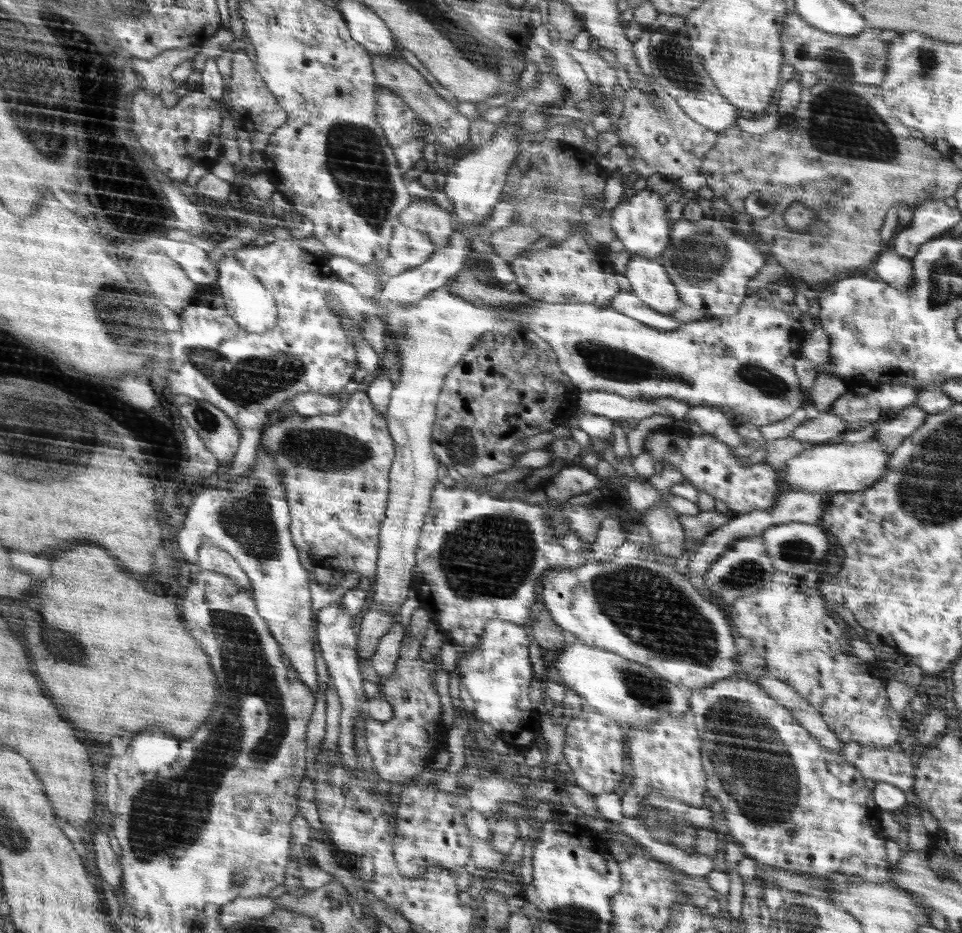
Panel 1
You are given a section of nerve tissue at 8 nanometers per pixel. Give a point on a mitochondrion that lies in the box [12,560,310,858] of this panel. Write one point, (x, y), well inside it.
(57, 641)

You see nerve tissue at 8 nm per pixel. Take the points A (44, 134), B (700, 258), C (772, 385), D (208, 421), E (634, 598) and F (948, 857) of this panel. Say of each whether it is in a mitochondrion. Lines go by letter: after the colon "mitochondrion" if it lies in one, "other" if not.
A: mitochondrion
B: mitochondrion
C: mitochondrion
D: mitochondrion
E: mitochondrion
F: other

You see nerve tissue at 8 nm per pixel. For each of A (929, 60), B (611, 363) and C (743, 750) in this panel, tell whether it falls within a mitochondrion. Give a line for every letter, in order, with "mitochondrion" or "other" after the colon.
A: mitochondrion
B: mitochondrion
C: mitochondrion

